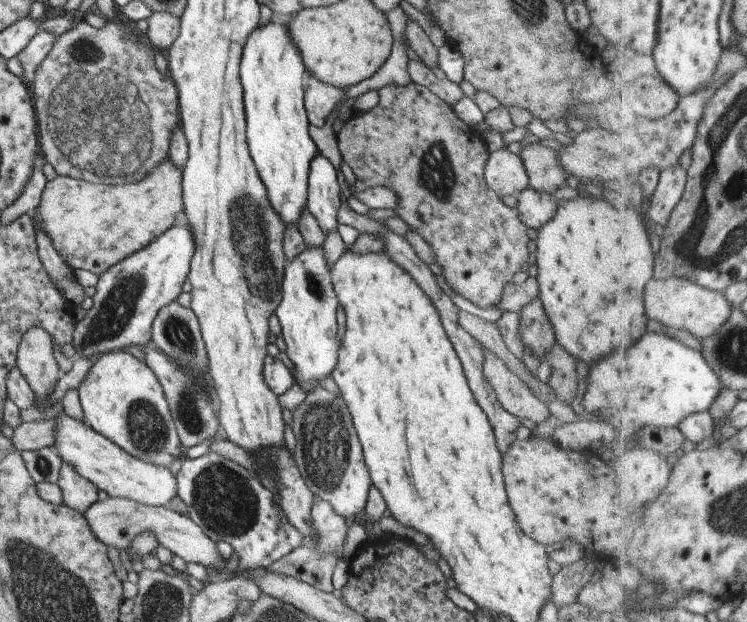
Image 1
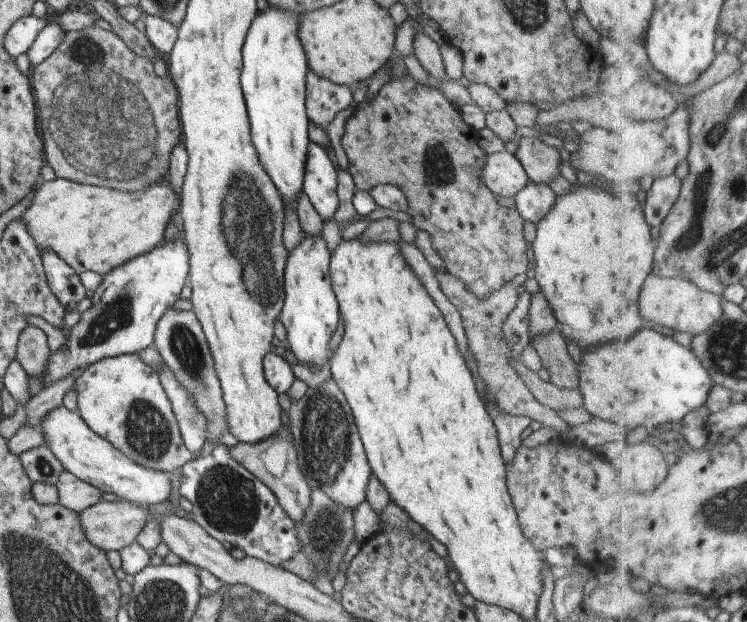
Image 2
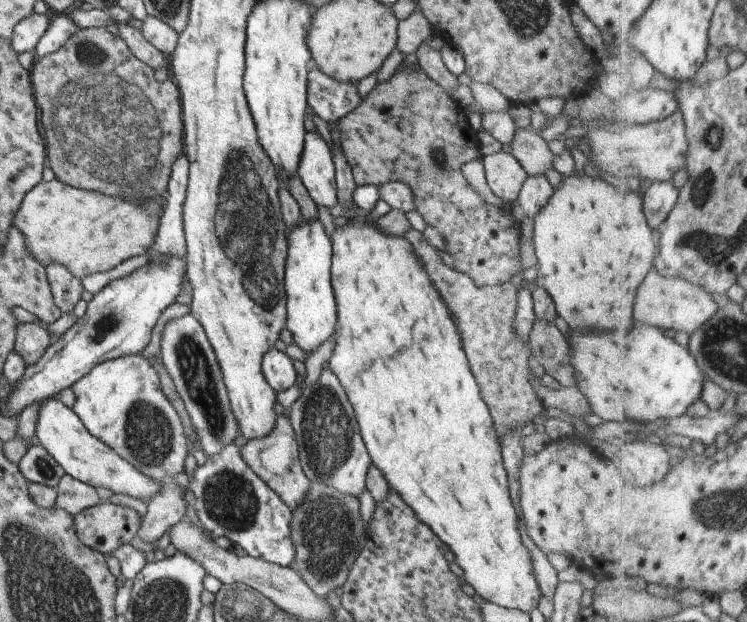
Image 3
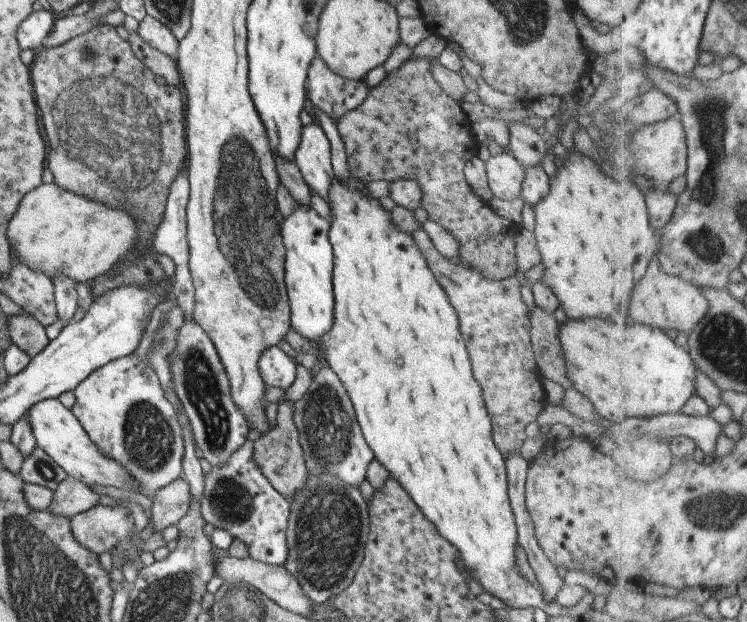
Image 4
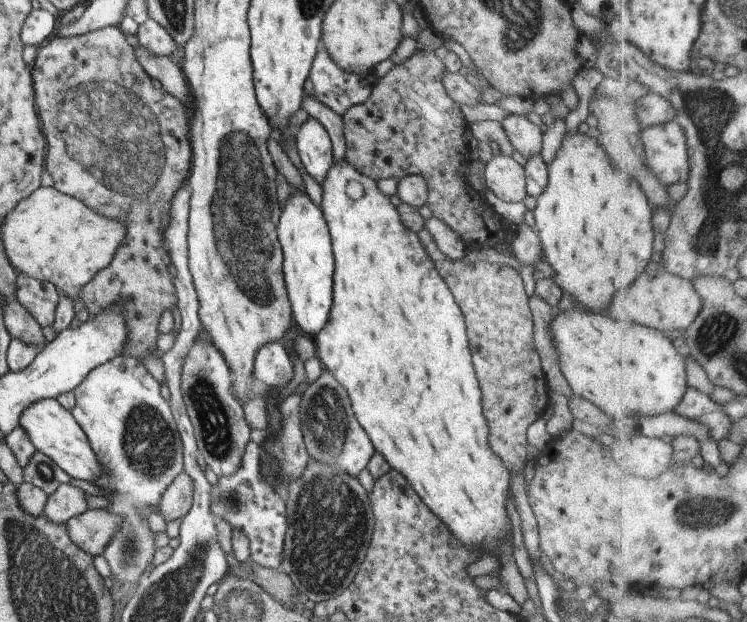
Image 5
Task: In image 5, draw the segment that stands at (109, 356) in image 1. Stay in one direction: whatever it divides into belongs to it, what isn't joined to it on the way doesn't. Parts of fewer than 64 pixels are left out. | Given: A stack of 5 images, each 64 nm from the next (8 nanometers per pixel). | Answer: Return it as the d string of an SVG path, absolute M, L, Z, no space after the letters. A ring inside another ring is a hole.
M120 355L93 368L81 384L72 391L72 394L75 405L70 414L85 434L105 474L108 474L108 476L101 476L93 483L111 491L112 496L104 496L111 502L105 510L122 518L122 526L117 533L114 532L112 540L106 545L101 555L109 565L110 576L119 580L116 587L121 591L127 590L135 585L139 576L152 566L150 561L156 550L153 546L155 533L147 529L146 518L152 512L147 506L157 506L165 488L182 472L182 443L172 418L169 402L161 397L157 380L135 357Z

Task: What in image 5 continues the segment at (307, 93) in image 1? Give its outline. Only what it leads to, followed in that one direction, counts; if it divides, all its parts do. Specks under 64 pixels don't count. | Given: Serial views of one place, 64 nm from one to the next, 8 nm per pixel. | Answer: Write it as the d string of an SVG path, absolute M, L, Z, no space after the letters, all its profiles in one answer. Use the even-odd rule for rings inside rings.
M321 44L311 62L308 79L313 87L315 101L339 117L349 108L367 100L377 82L371 71L351 75L336 68Z

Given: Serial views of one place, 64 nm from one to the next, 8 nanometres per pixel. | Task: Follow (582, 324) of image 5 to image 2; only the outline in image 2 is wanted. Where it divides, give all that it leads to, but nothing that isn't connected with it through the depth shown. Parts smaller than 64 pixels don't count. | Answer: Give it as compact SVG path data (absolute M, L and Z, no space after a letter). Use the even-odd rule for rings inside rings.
M645 328L645 332L629 340L629 344L603 344L601 348L593 348L593 352L585 352L581 358L581 368L577 366L577 372L577 389L582 398L582 408L592 417L619 424L619 427L627 424L635 436L660 427L673 427L675 423L682 422L690 412L707 405L709 392L714 384L708 368L692 348L677 344L671 336L665 336L651 328Z

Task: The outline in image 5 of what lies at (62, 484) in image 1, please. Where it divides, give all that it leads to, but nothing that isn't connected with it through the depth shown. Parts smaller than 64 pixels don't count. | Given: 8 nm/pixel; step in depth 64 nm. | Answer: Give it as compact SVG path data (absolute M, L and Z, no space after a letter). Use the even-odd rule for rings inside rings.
M66 483L48 496L41 515L53 523L67 524L69 518L84 514L86 511L87 502L83 490Z

